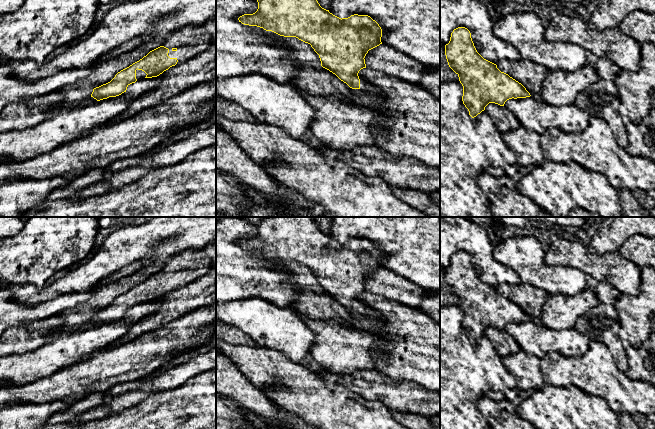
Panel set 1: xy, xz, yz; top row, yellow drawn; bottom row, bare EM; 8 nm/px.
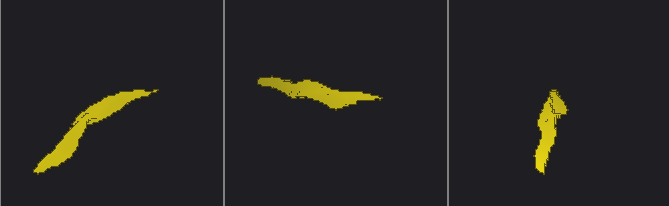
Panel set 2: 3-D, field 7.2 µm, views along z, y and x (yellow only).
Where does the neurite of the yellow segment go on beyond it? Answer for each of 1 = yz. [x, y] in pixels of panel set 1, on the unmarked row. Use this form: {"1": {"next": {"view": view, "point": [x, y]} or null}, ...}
{"1": {"next": null}}

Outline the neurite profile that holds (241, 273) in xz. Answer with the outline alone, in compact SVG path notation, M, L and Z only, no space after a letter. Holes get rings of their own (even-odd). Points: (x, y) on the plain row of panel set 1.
M239 217L216 221L216 304L257 296L279 307L286 307L303 294L293 287L297 275L284 271L263 252L244 249L238 244L244 238L255 237L257 233L257 224Z

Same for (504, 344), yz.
M489 327L485 331L485 336L492 343L501 358L514 354L520 349L517 342L505 330Z

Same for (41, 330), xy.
M58 316L8 328L0 337L0 357L35 350L53 335L56 336L67 330L64 322Z

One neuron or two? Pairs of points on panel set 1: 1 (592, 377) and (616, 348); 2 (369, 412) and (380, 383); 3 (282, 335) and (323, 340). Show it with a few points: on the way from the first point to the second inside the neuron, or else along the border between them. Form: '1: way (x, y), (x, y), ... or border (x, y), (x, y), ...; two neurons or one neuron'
1: border (591, 341), (601, 341), (615, 365), (625, 373); two neurons
2: border (352, 390), (367, 399), (380, 400), (391, 410); two neurons
3: border (302, 319), (314, 333), (314, 342), (309, 352); two neurons

